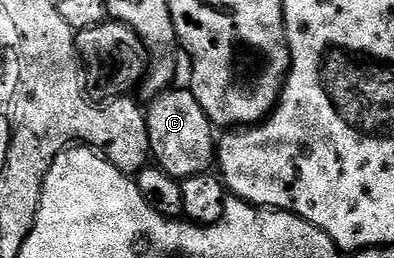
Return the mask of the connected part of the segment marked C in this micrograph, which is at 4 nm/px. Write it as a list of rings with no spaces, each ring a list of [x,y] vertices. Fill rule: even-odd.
[[[172,87],[152,101],[145,116],[151,157],[157,168],[176,179],[208,172],[217,161],[217,133],[190,88]]]

